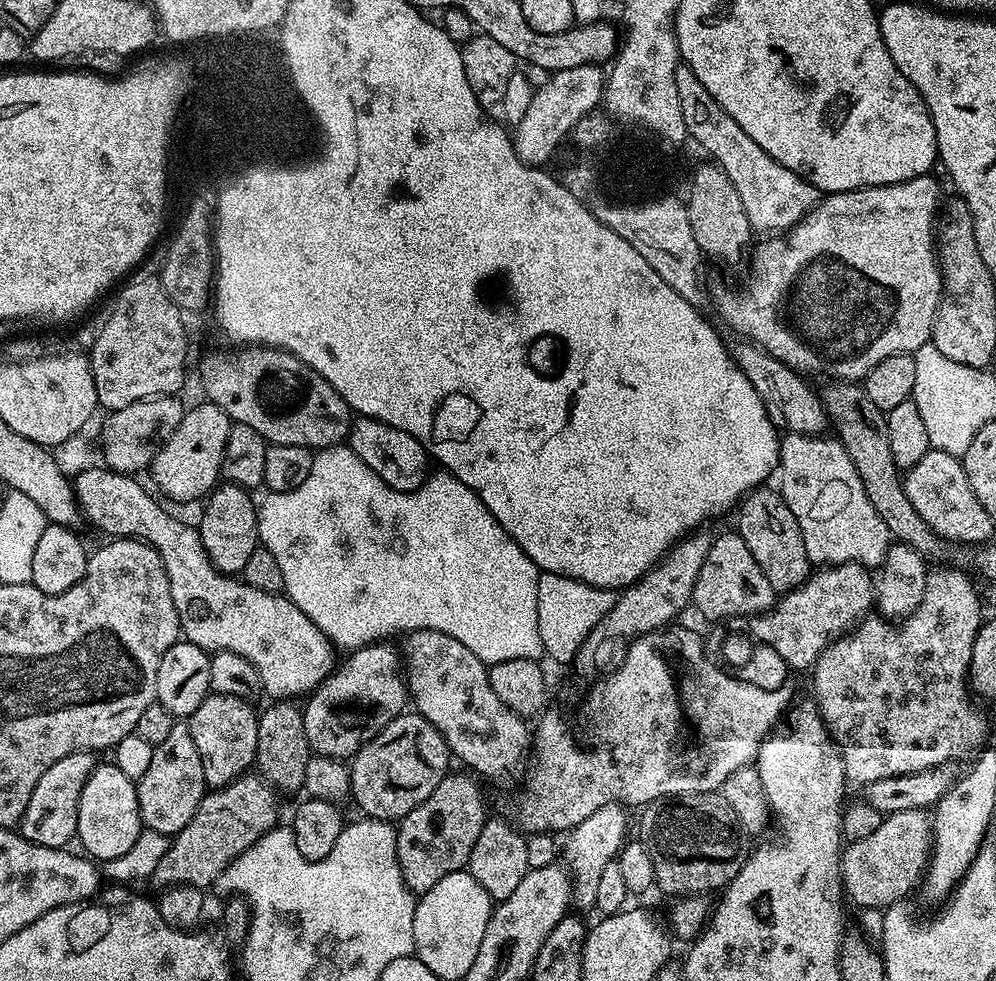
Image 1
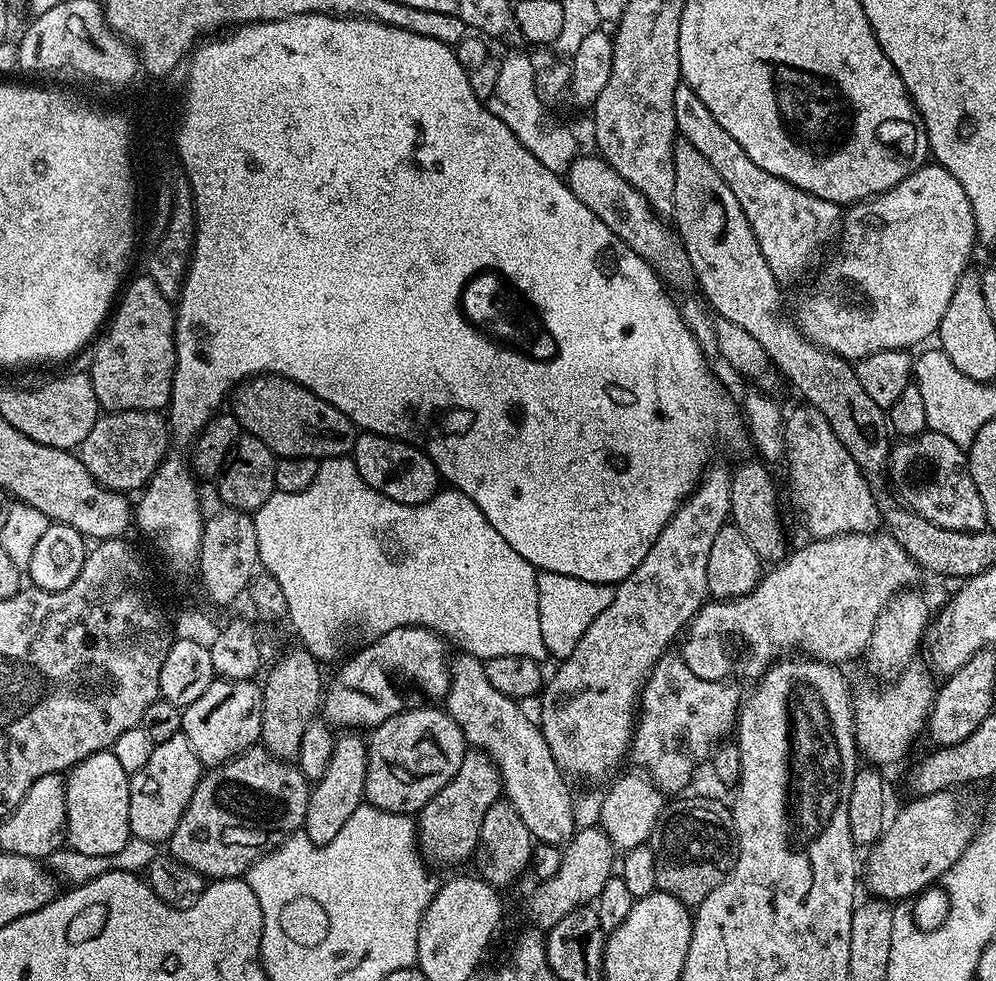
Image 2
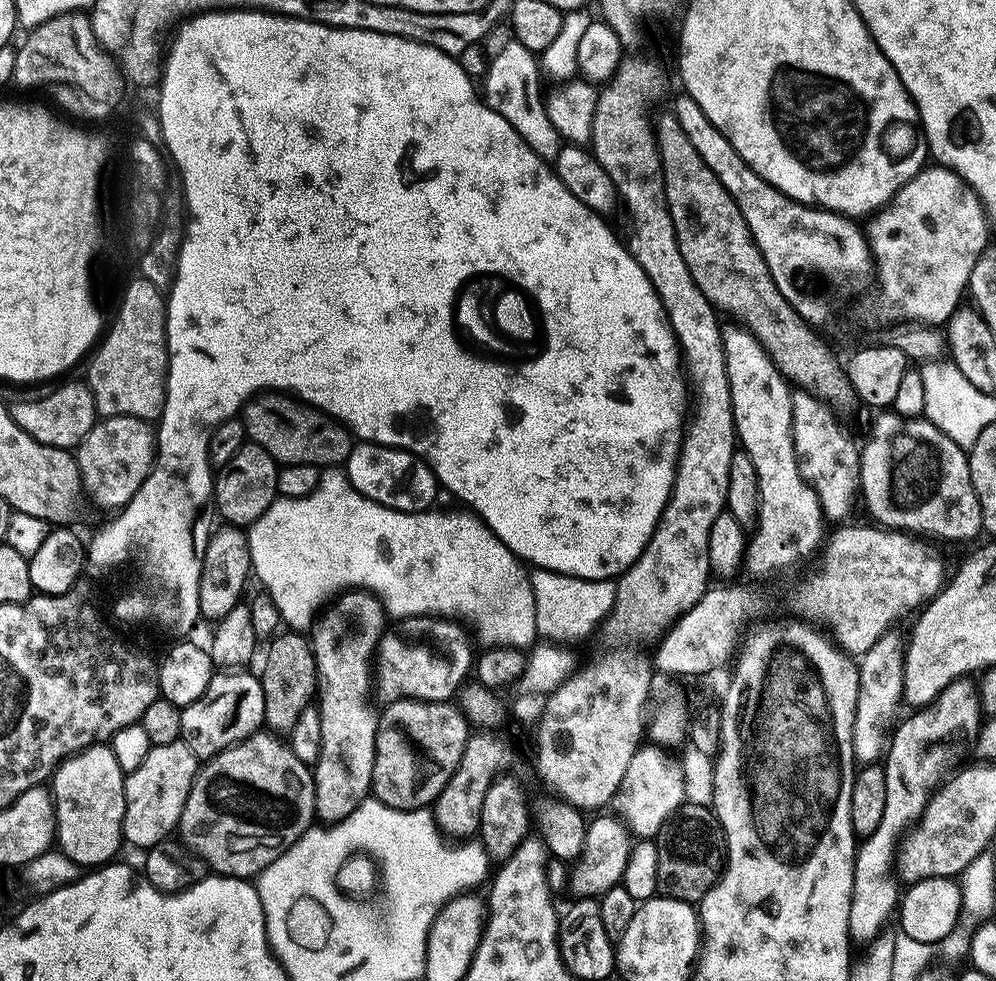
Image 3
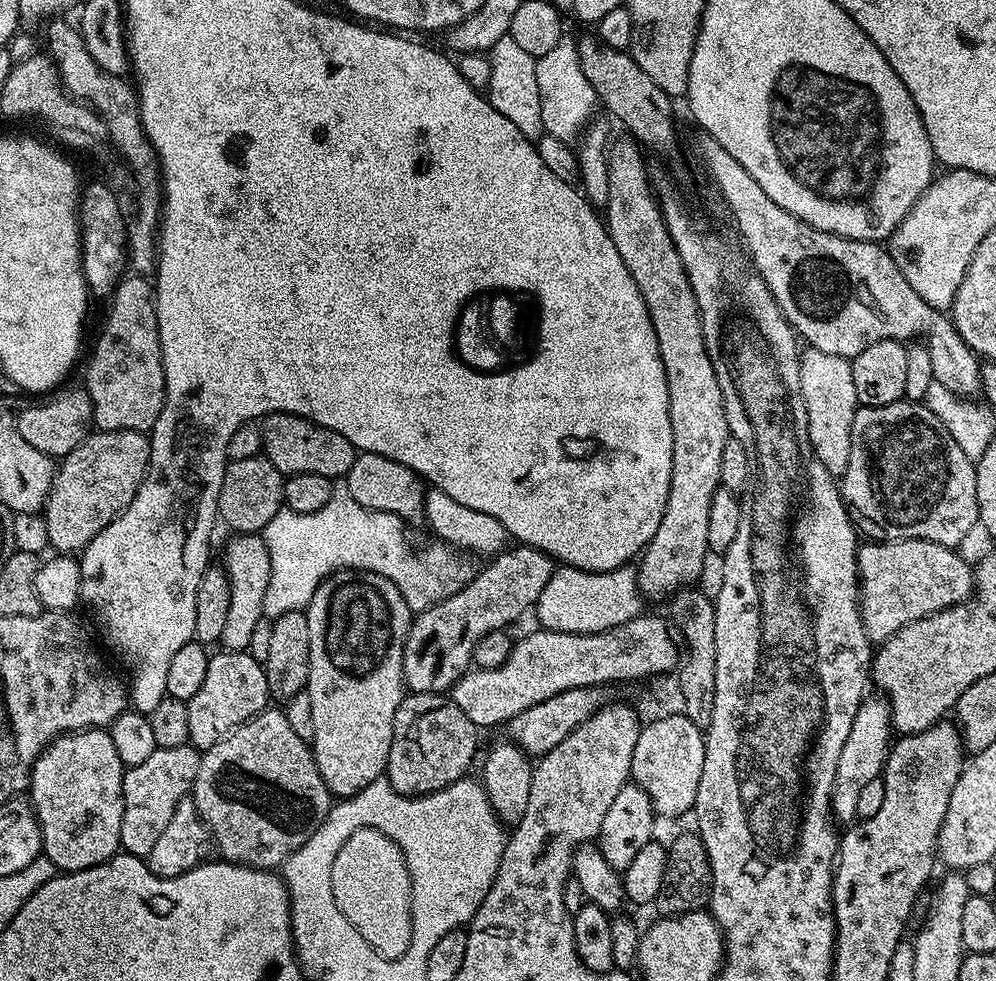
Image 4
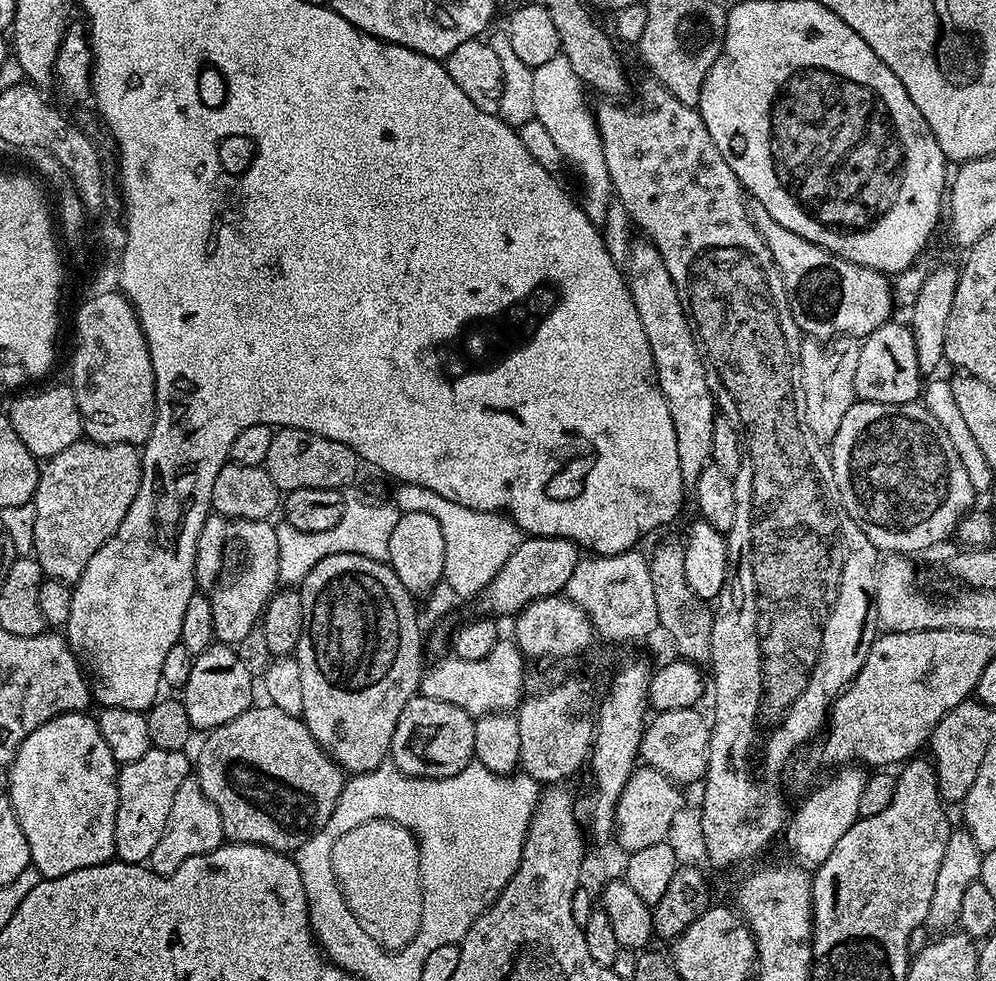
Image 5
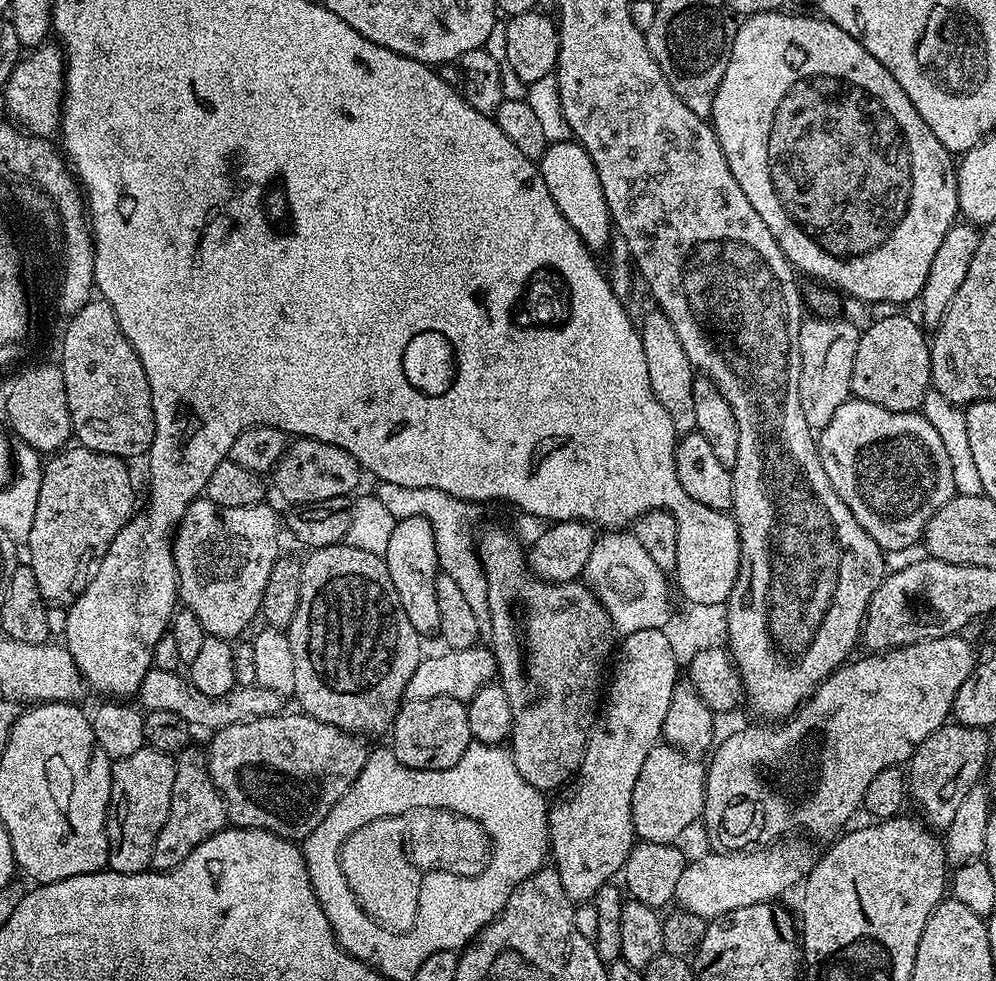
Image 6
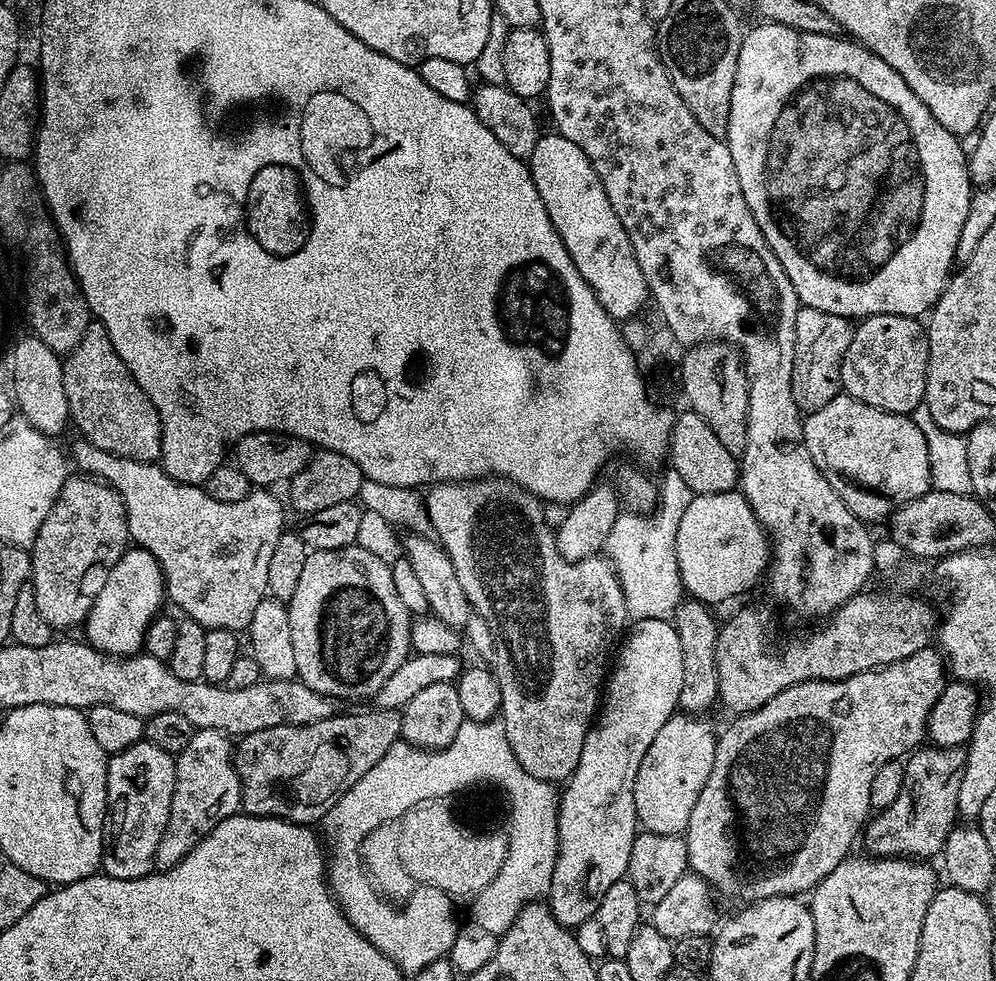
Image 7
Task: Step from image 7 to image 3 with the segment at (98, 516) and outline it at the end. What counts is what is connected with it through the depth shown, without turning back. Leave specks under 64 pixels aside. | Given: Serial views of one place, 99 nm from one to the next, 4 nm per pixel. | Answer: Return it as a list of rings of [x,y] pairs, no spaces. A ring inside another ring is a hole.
[[[105,416],[75,449],[76,465],[85,497],[89,496],[100,508],[119,510],[134,498],[134,494],[152,473],[156,459],[156,433],[153,425],[133,416]]]

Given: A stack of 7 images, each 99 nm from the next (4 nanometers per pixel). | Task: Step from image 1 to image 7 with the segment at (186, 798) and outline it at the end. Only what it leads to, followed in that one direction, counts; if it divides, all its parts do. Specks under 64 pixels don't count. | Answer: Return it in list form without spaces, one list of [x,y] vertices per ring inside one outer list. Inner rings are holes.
[[[141,742],[115,753],[108,762],[106,794],[108,816],[104,819],[103,875],[137,880],[154,871],[154,850],[162,842],[170,801],[174,799],[176,762],[173,753]]]

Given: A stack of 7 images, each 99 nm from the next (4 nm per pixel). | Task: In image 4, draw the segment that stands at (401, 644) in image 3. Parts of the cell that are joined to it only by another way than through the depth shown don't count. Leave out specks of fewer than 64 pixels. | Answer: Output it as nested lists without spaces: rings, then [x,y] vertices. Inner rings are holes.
[[[512,546],[491,557],[484,569],[477,571],[472,580],[462,590],[446,598],[441,604],[419,613],[408,628],[408,637],[404,647],[404,683],[409,693],[435,692],[444,694],[452,685],[469,671],[472,664],[474,646],[486,634],[507,629],[523,612],[531,613],[535,609],[546,582],[550,582],[554,571],[554,561],[542,550],[527,546]]]

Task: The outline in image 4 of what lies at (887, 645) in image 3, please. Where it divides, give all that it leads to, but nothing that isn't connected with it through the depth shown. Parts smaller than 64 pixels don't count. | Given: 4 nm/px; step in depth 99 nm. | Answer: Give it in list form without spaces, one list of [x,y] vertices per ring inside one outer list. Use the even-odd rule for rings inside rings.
[[[865,695],[852,719],[850,734],[842,742],[842,754],[838,754],[838,770],[832,787],[832,815],[837,821],[857,819],[858,794],[868,783],[881,779],[888,749],[894,740],[892,707],[883,695]]]

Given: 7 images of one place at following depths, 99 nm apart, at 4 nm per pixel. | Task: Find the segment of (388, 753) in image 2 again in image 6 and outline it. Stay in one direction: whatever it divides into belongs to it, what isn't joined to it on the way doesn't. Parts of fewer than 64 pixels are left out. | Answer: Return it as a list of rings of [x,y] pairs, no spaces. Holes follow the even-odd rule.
[[[426,698],[419,702],[404,700],[396,712],[396,719],[390,729],[392,753],[411,768],[446,770],[466,754],[468,745],[473,743],[470,734],[470,718],[465,701],[454,698]]]

